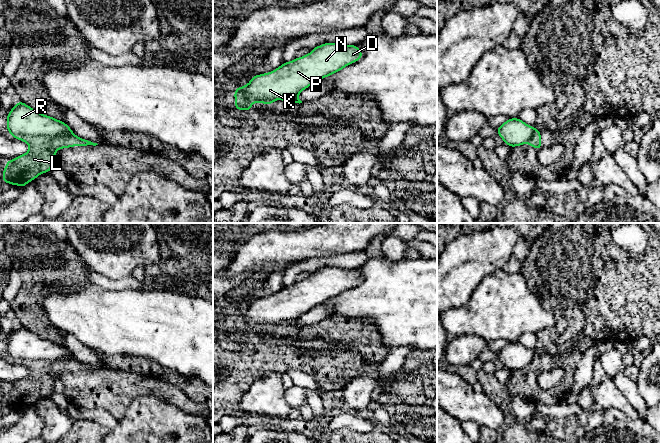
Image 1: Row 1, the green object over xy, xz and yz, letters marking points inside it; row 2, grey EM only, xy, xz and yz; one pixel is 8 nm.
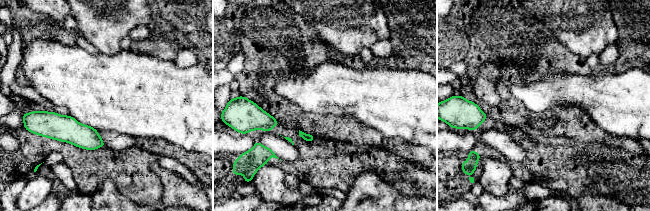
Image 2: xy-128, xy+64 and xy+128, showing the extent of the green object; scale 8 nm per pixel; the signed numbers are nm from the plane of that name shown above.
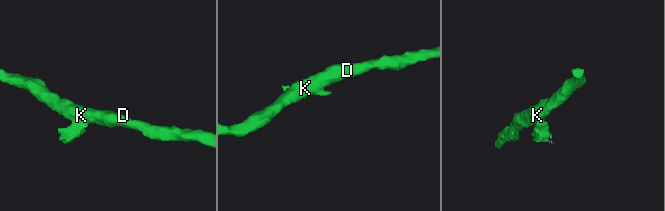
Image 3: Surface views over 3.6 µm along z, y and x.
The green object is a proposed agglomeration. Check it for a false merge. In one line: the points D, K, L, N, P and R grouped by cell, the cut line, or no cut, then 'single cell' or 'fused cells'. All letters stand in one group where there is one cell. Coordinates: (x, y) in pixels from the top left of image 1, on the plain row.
groups D K N P R / L; cut xy (71, 355), (55, 360), (13, 360); fused cells

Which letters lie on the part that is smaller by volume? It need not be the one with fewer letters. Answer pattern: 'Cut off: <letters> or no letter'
Cut off: L

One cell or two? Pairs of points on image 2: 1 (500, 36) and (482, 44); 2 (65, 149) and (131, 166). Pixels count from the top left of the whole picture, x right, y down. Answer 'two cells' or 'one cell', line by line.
1: one cell
2: one cell

